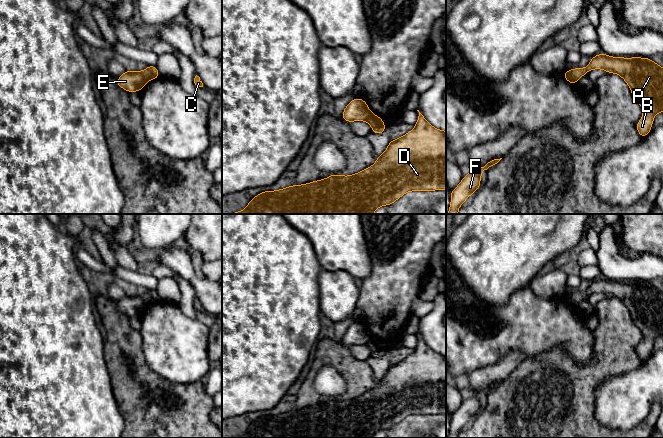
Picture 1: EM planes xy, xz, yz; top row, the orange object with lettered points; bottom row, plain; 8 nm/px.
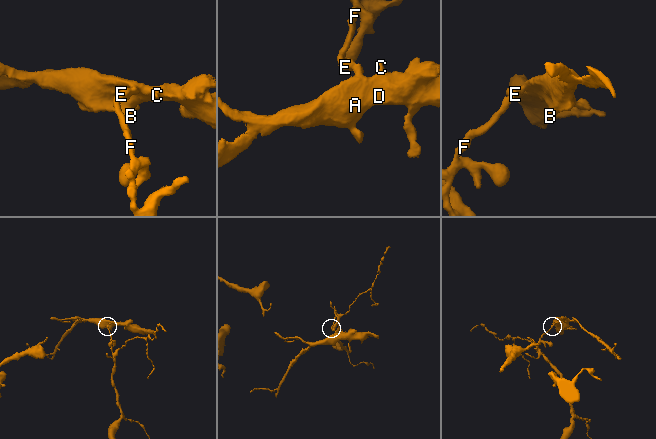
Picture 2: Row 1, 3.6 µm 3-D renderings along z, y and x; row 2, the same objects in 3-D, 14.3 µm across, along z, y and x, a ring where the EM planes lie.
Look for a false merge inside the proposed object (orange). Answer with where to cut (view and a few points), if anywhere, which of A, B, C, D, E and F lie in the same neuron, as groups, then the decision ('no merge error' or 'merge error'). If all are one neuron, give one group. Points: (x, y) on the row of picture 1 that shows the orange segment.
yz (568, 71), (575, 83) | A B C D / E F | merge error

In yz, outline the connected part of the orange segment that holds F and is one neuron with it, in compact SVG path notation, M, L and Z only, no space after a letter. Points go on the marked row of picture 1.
M500 159L488 162L484 167L472 169L468 175L464 176L460 184L451 191L451 204L447 214L458 214L458 208L464 201L481 186L481 173L489 167L497 164Z

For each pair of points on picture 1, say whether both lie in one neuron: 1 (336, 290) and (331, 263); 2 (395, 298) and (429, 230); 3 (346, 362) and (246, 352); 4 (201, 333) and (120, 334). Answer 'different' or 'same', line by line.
1: different
2: same
3: different
4: different

